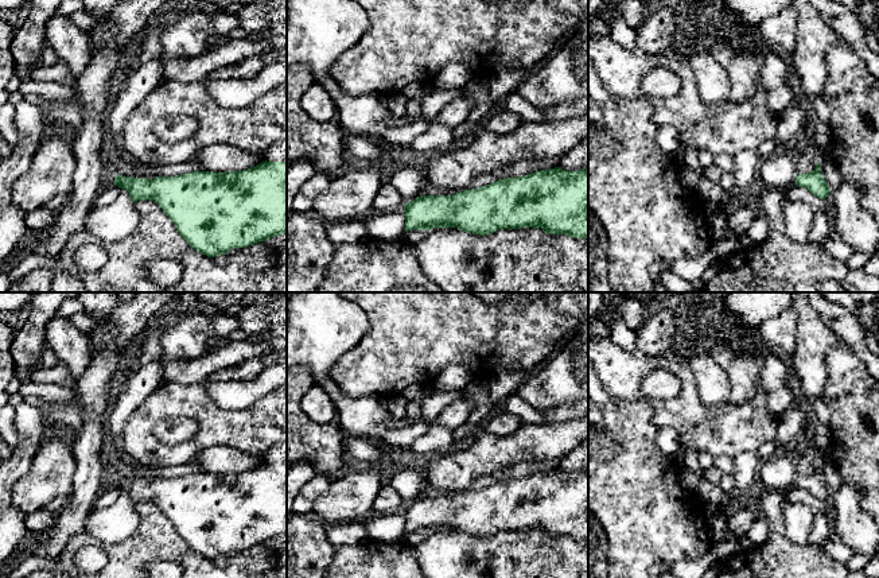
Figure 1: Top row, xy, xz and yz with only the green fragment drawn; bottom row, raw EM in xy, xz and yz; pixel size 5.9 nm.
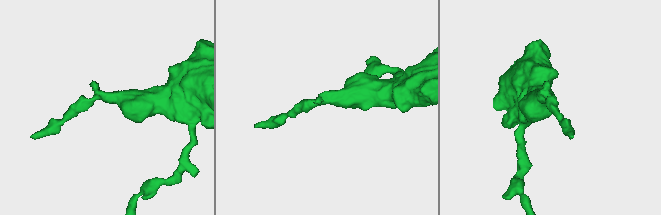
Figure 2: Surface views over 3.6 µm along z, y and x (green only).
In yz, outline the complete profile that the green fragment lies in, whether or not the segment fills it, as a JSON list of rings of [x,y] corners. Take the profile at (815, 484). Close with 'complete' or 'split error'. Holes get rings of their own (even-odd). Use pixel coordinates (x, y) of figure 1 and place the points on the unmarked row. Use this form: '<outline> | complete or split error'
[[[817,463],[813,473],[797,477],[796,486],[808,490],[821,501],[825,501],[831,496],[829,488],[821,474],[821,468]]] | complete

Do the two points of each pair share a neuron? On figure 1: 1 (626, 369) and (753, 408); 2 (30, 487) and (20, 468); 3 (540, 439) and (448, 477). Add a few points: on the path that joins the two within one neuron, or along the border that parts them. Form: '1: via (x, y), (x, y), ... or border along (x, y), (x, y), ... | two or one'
1: via (662, 364), (716, 415) | one
2: border along (39, 446), (31, 468), (14, 485) | two
3: via (517, 446), (500, 453), (487, 453), (471, 462) | one

